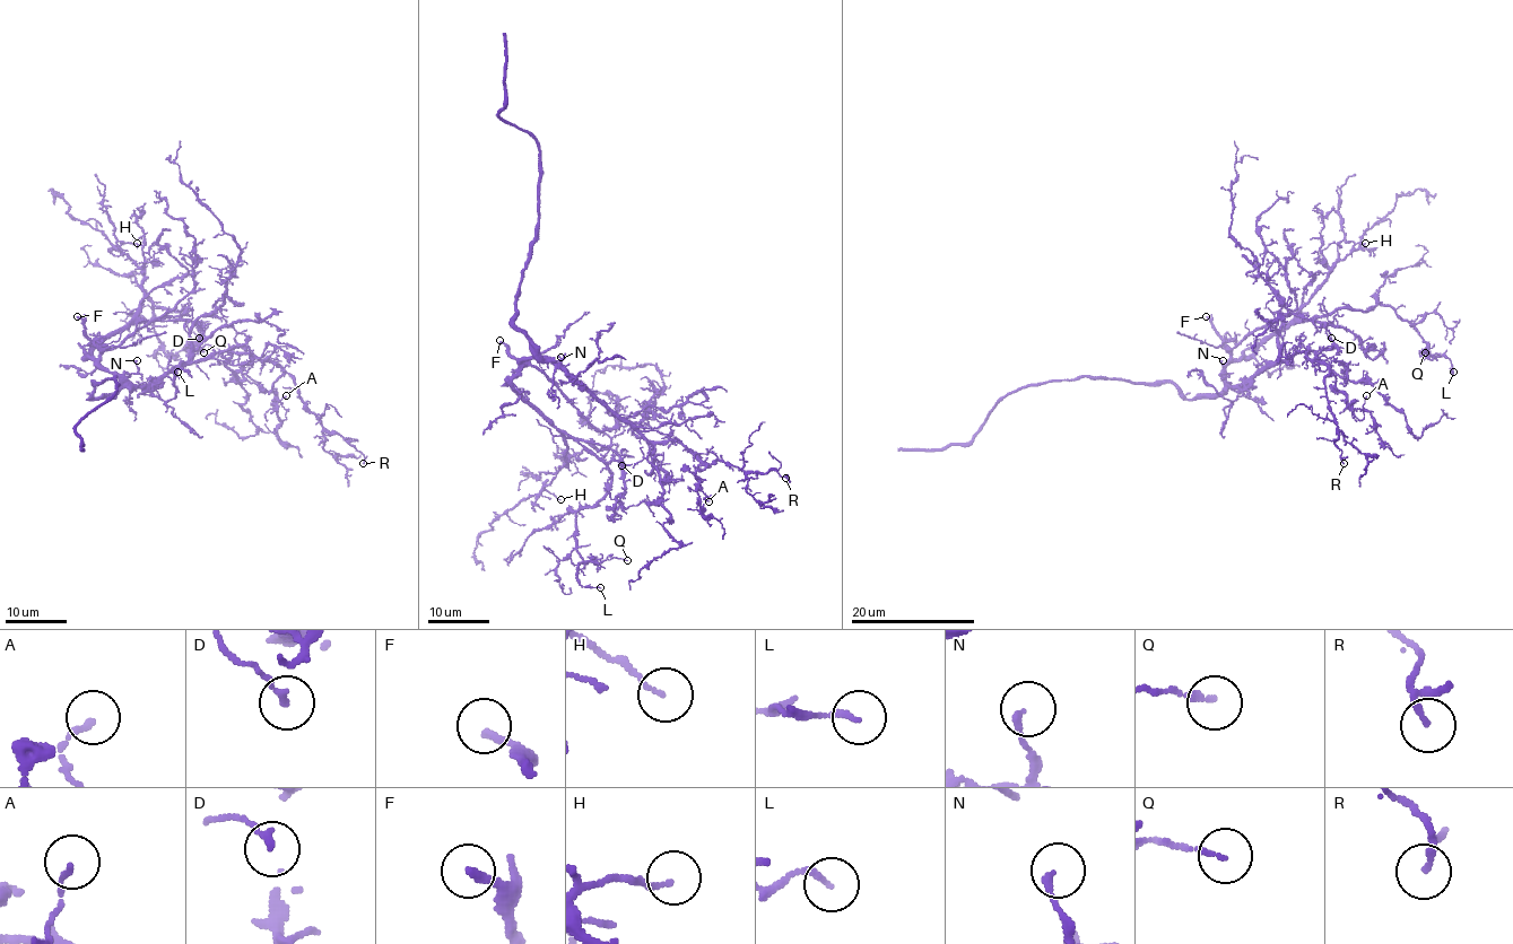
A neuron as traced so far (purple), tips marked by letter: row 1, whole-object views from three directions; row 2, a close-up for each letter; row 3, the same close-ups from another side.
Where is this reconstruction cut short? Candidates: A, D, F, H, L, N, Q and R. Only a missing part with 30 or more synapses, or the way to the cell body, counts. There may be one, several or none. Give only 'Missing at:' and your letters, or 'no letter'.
Missing at: F

